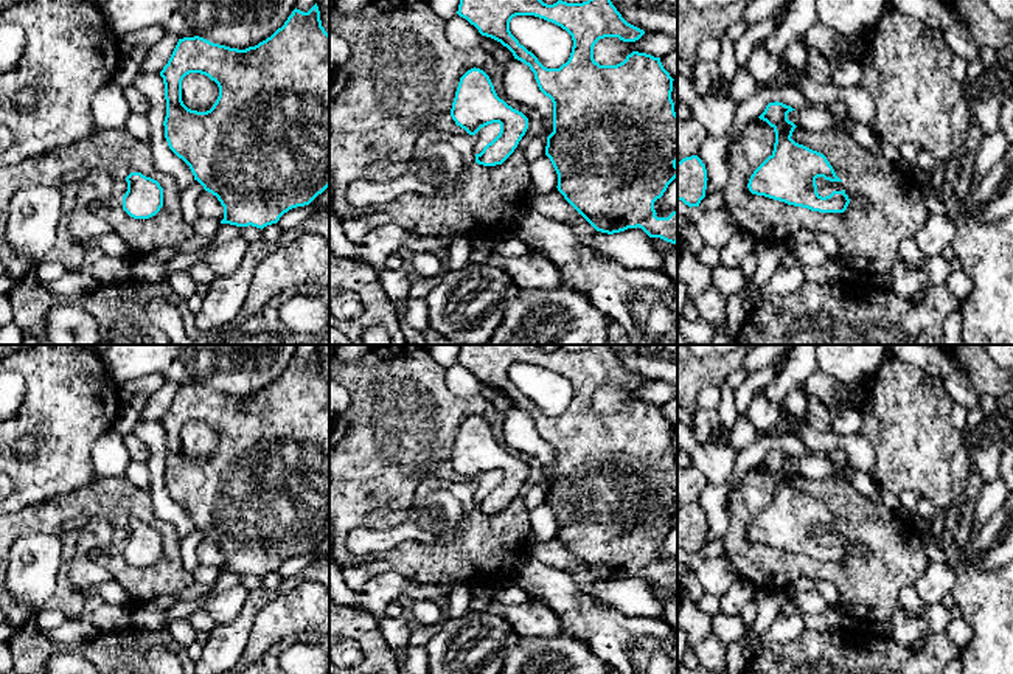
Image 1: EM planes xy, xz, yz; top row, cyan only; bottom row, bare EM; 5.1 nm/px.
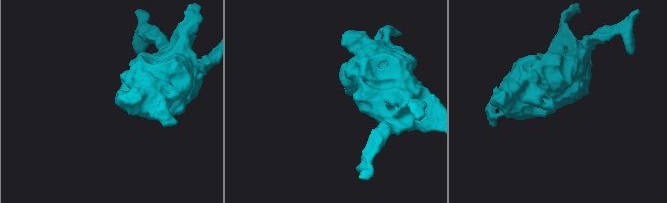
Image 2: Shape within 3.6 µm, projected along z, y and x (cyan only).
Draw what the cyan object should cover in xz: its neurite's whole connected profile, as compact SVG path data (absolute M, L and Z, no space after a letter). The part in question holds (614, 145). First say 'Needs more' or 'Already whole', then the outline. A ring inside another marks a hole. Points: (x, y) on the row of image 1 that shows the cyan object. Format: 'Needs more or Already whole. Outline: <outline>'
Already whole. Outline: M460 0L457 14L474 25L482 36L506 47L514 59L534 73L539 90L553 102L553 132L547 137L545 155L558 174L558 191L597 230L614 235L628 228L642 228L649 238L677 242L677 210L668 217L657 217L654 202L663 196L677 177L677 113L671 99L673 78L663 68L660 57L632 51L617 65L600 65L594 59L594 47L600 39L618 37L623 42L639 40L645 31L628 23L611 0L587 0L567 3L558 0L547 5L542 0ZM516 16L534 16L566 30L573 40L570 57L559 68L544 67L510 31Z

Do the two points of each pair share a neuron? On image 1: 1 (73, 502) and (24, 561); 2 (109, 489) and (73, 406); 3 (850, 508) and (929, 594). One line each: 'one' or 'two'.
1: two
2: two
3: two

